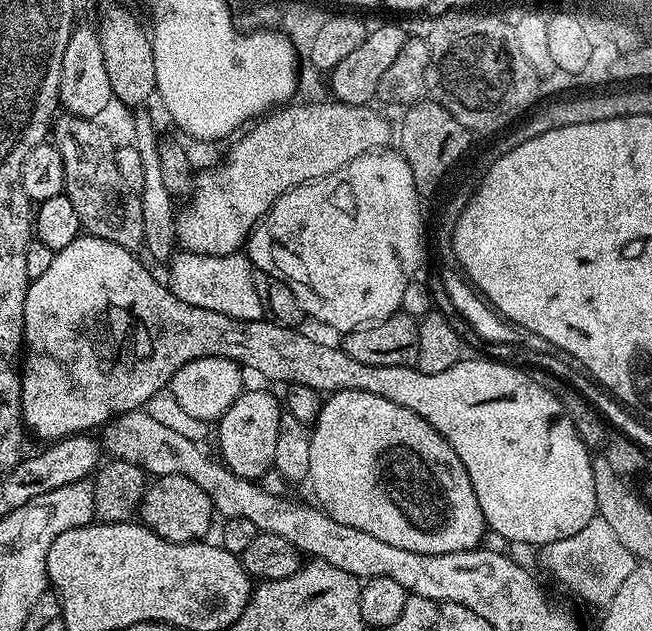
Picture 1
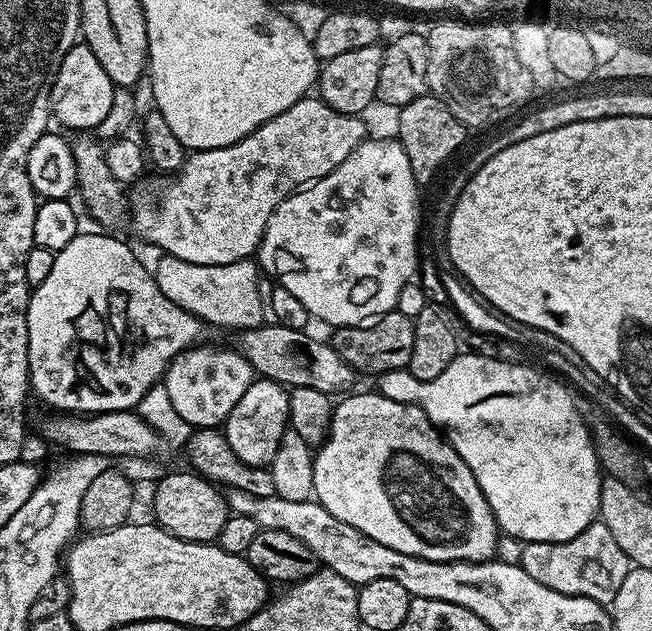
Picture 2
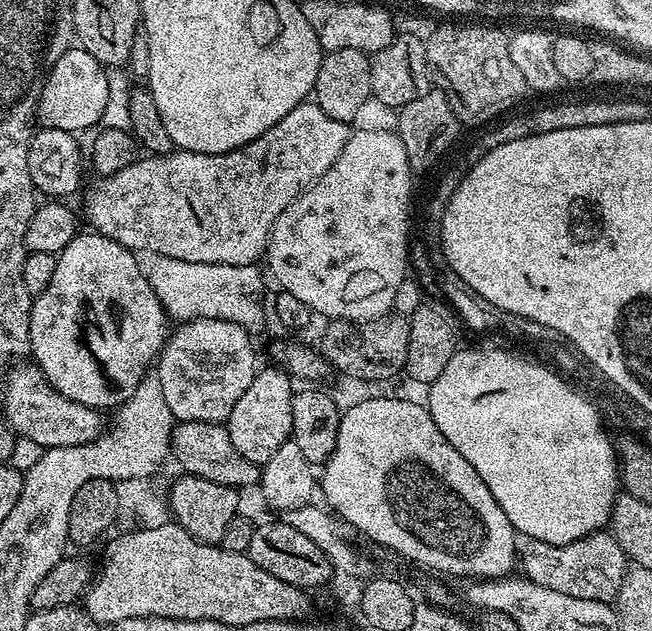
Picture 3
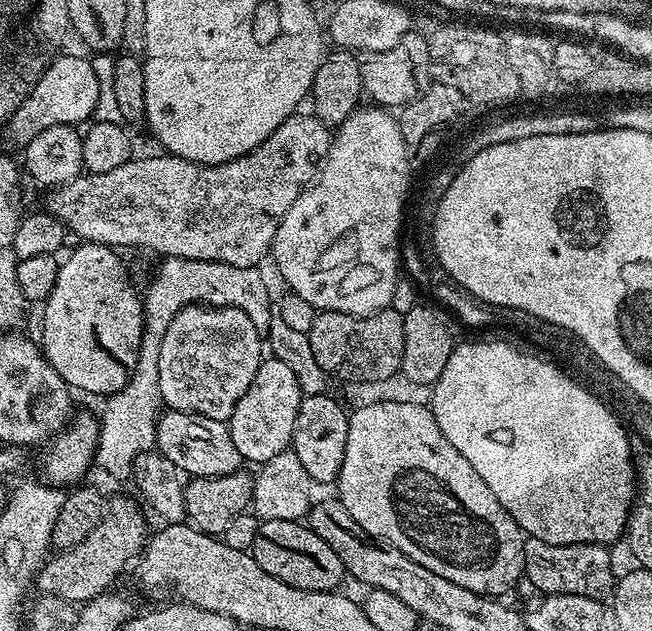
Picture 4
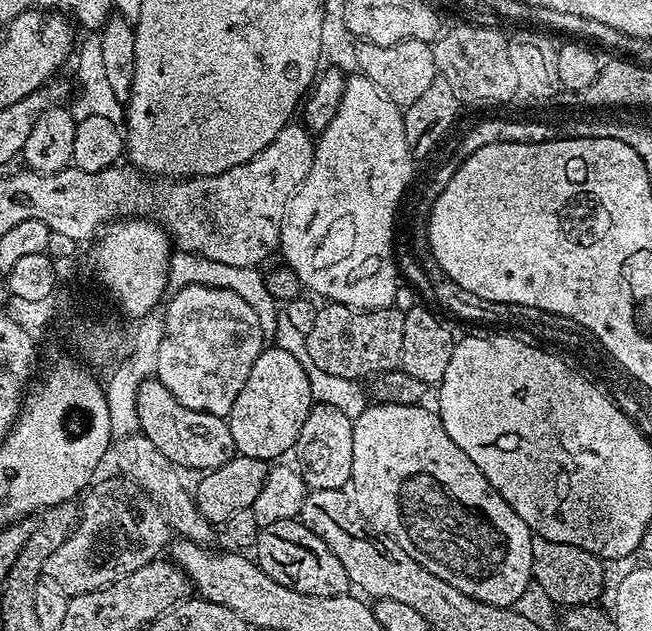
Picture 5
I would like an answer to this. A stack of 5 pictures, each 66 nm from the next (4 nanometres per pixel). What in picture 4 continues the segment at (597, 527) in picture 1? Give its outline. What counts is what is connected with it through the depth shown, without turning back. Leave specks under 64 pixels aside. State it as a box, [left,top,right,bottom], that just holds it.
[524,536,614,598]

